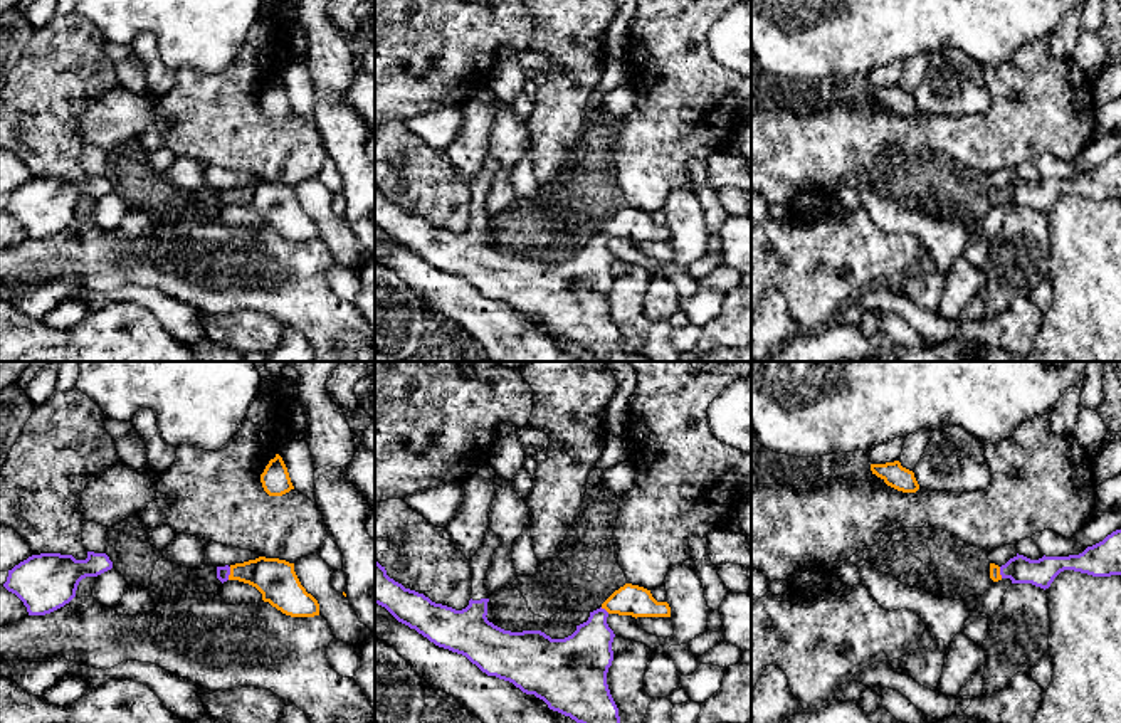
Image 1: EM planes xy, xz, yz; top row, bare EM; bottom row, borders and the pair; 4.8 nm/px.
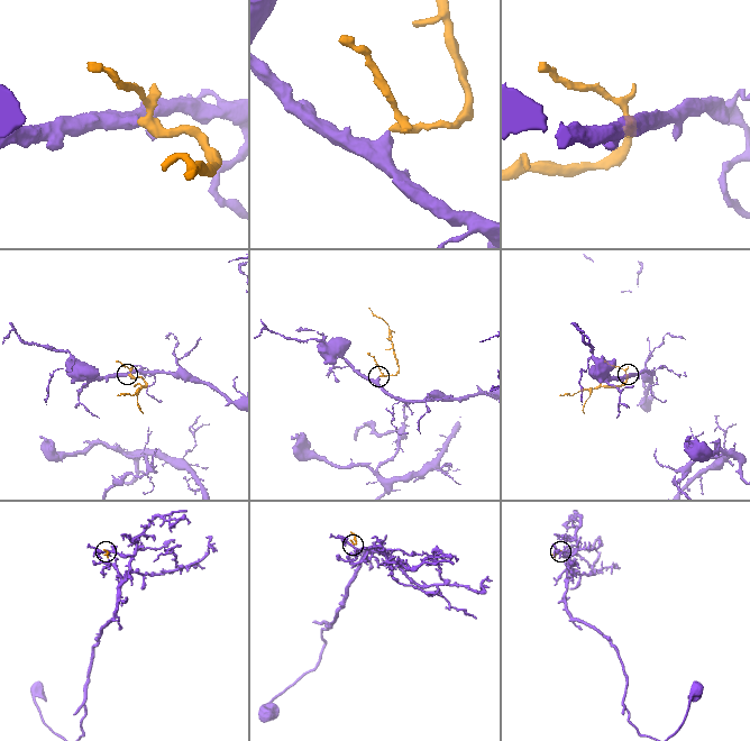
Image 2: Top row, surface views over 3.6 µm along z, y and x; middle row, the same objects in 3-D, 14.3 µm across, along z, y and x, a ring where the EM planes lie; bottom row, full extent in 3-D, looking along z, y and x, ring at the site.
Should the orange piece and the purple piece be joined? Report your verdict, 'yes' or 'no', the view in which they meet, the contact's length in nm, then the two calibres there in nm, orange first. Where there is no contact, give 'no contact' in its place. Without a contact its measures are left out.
yes | xy | 70 nm | 190/60 nm

